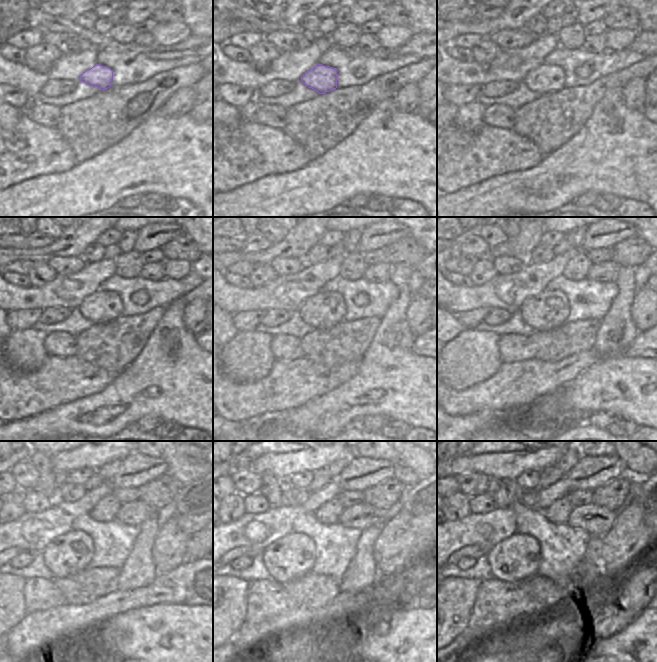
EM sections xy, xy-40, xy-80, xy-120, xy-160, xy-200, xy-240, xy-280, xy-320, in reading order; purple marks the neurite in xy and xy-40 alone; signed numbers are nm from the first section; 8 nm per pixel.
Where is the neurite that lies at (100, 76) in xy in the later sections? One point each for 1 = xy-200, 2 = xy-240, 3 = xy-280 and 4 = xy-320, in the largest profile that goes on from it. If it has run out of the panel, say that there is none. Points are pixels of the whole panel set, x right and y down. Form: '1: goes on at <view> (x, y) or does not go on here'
1: goes on at xy-200 (548, 310)
2: goes on at xy-240 (68, 553)
3: goes on at xy-280 (292, 556)
4: goes on at xy-320 (517, 557)

